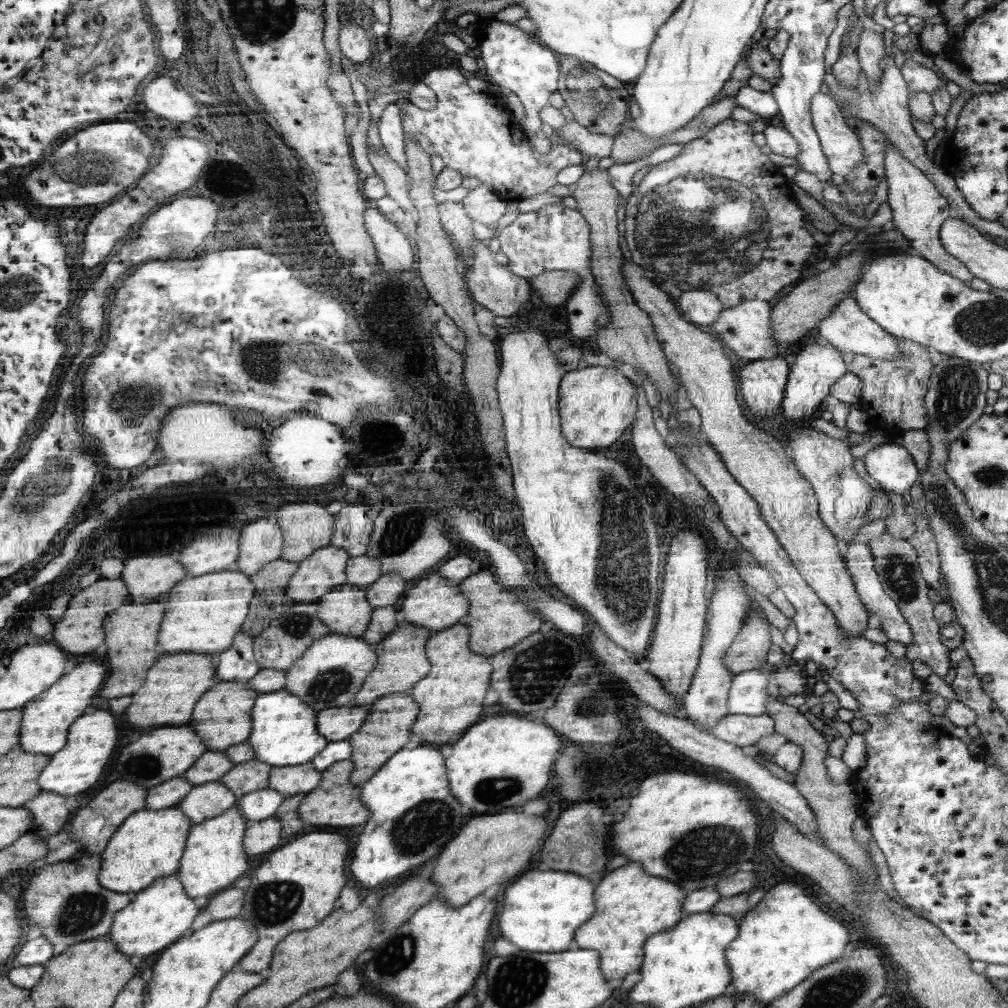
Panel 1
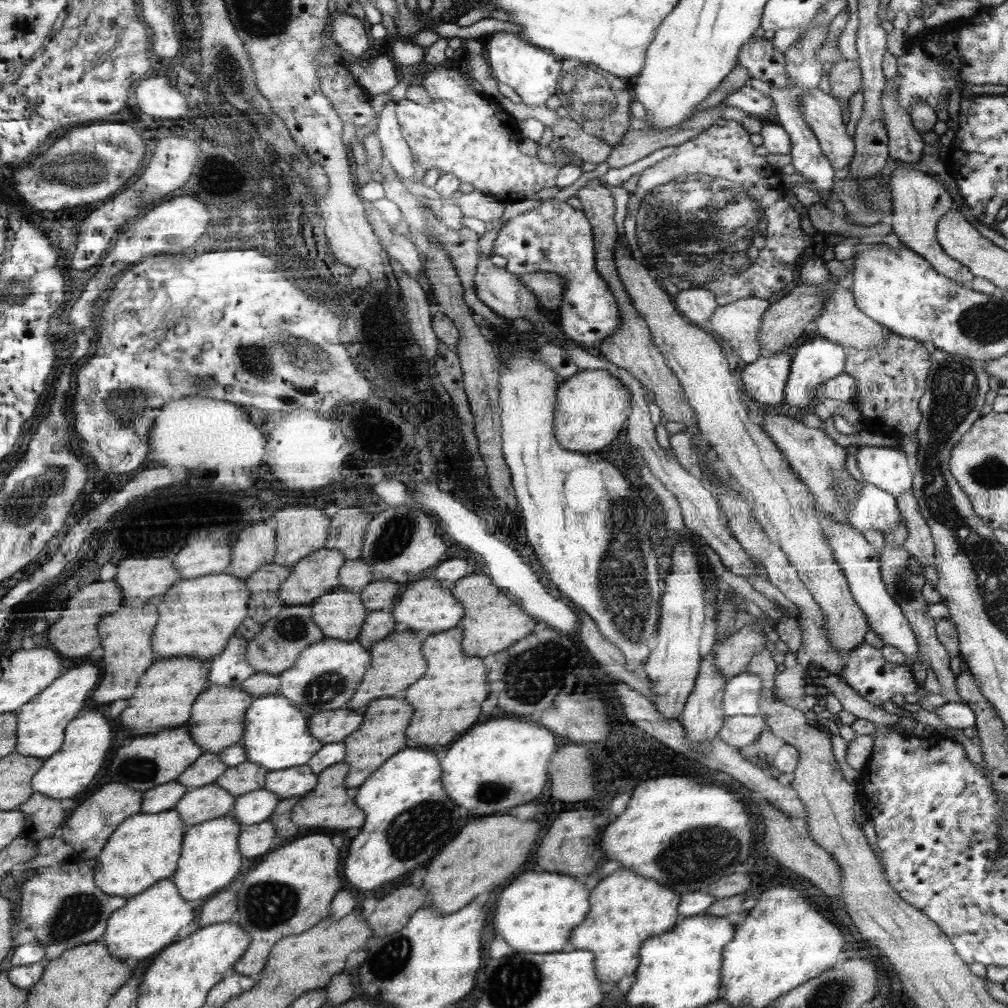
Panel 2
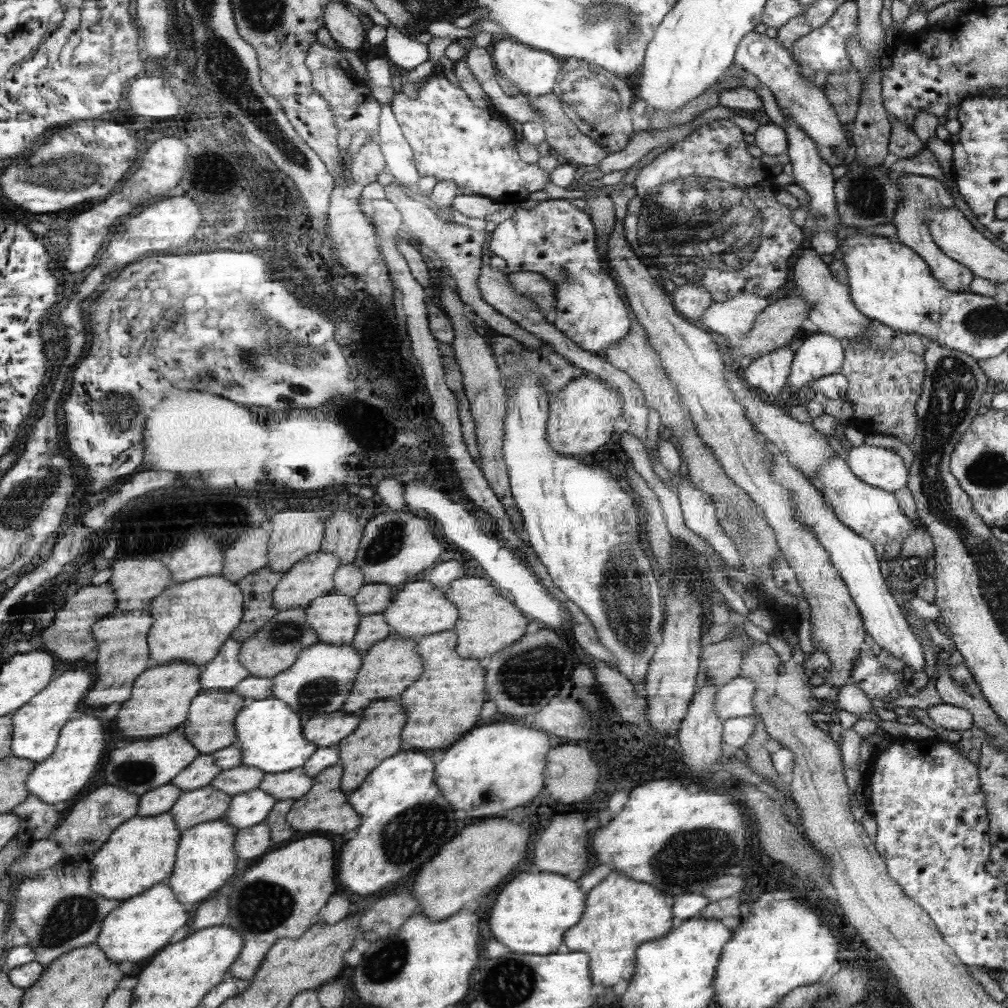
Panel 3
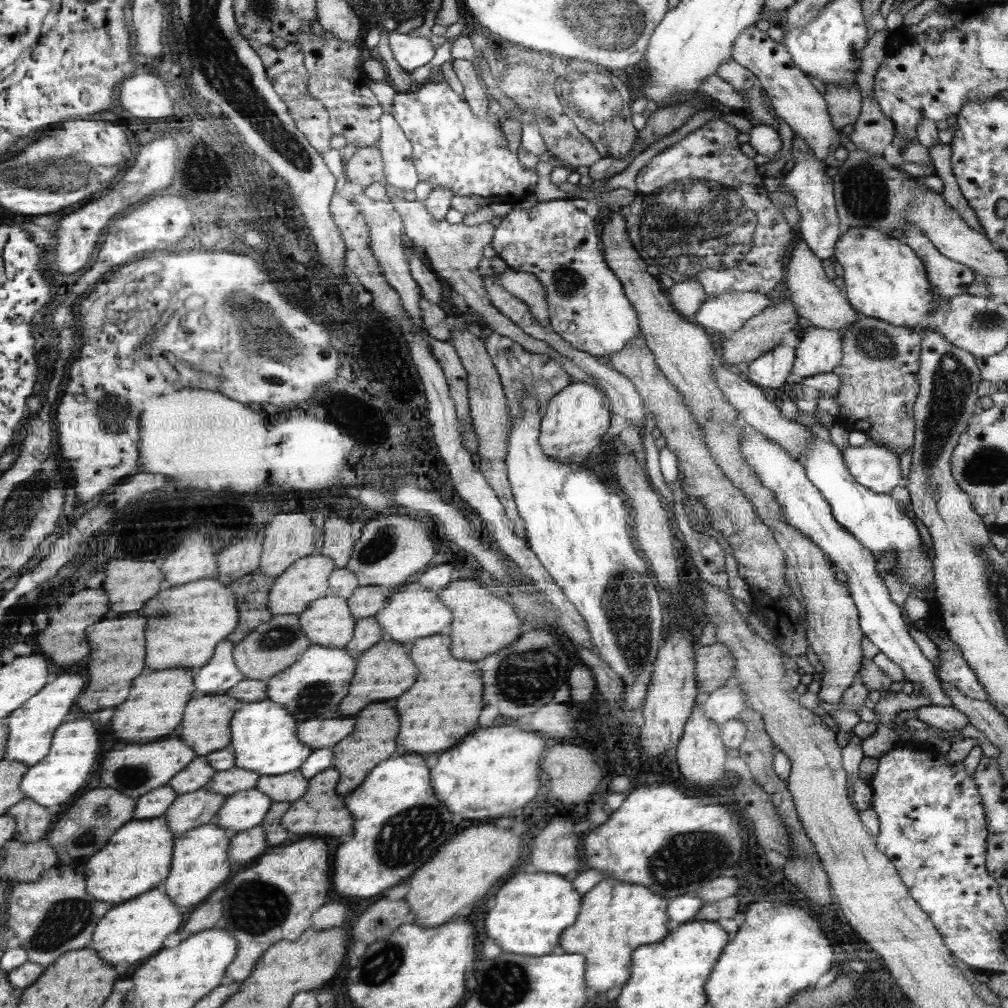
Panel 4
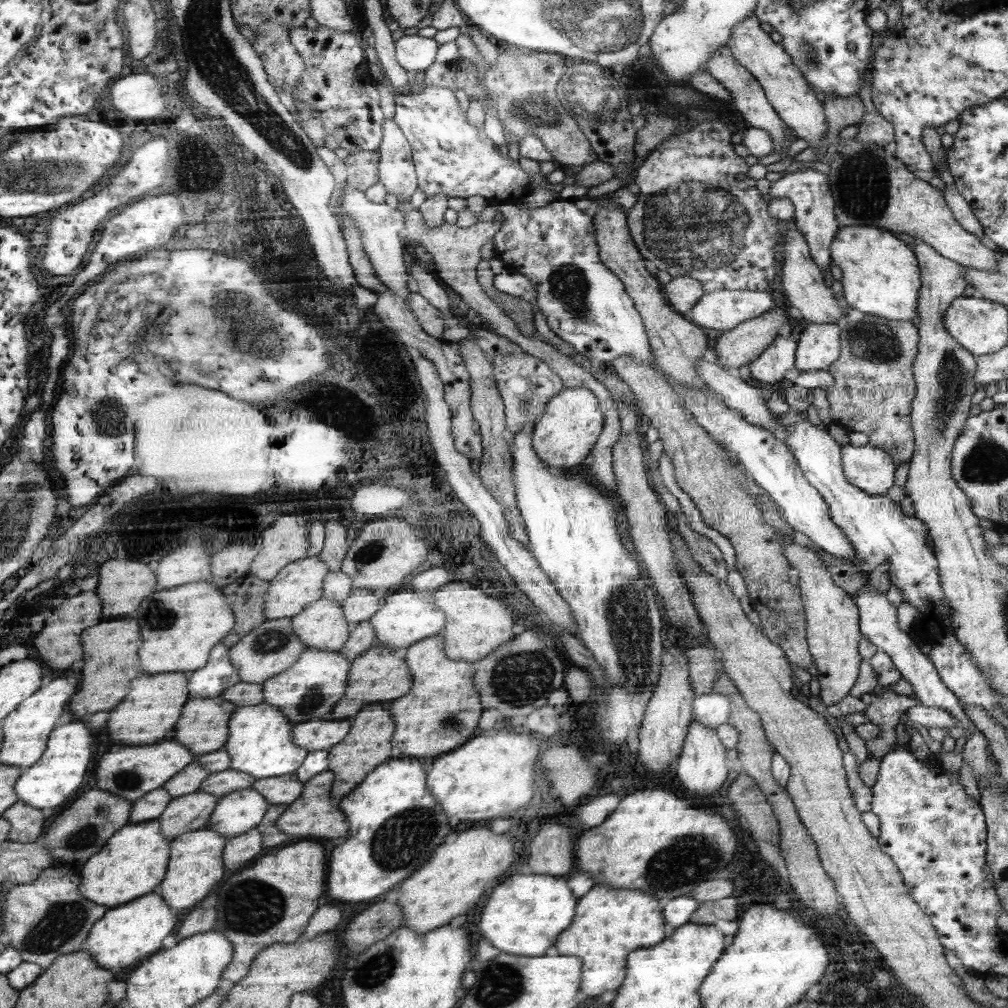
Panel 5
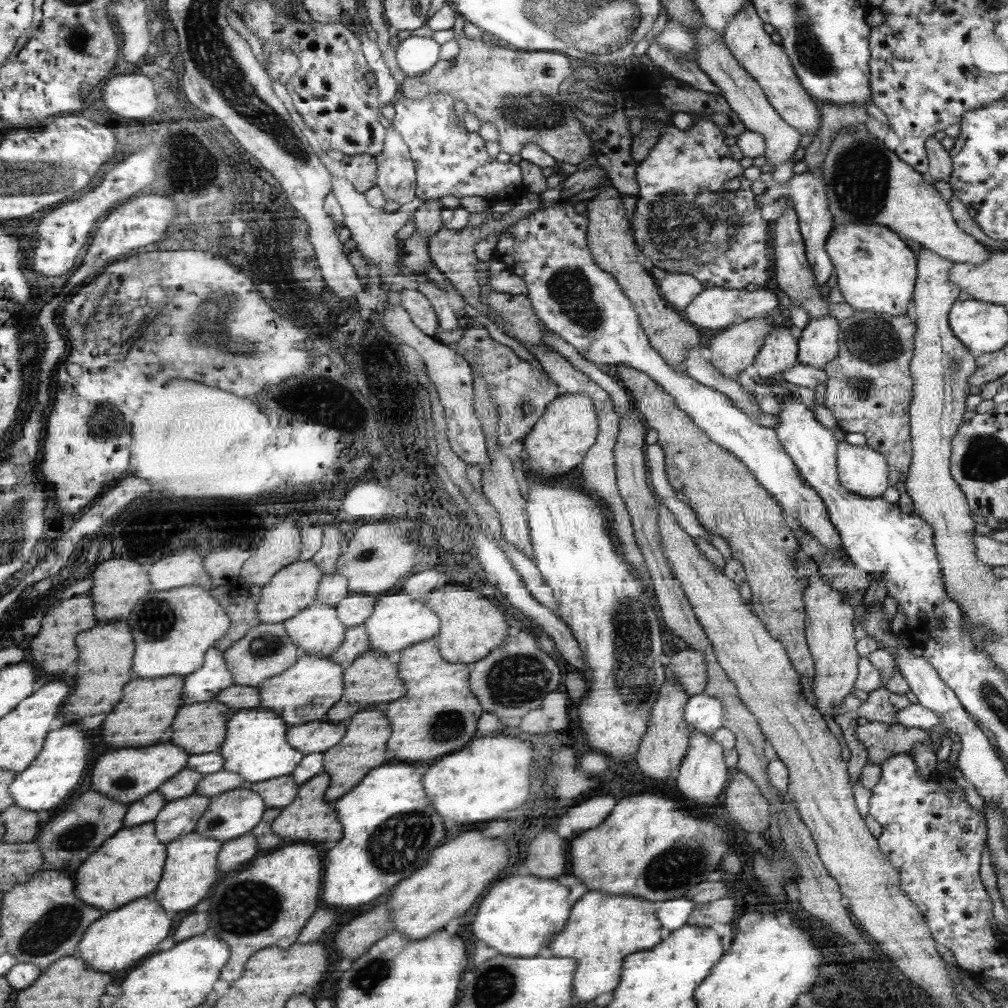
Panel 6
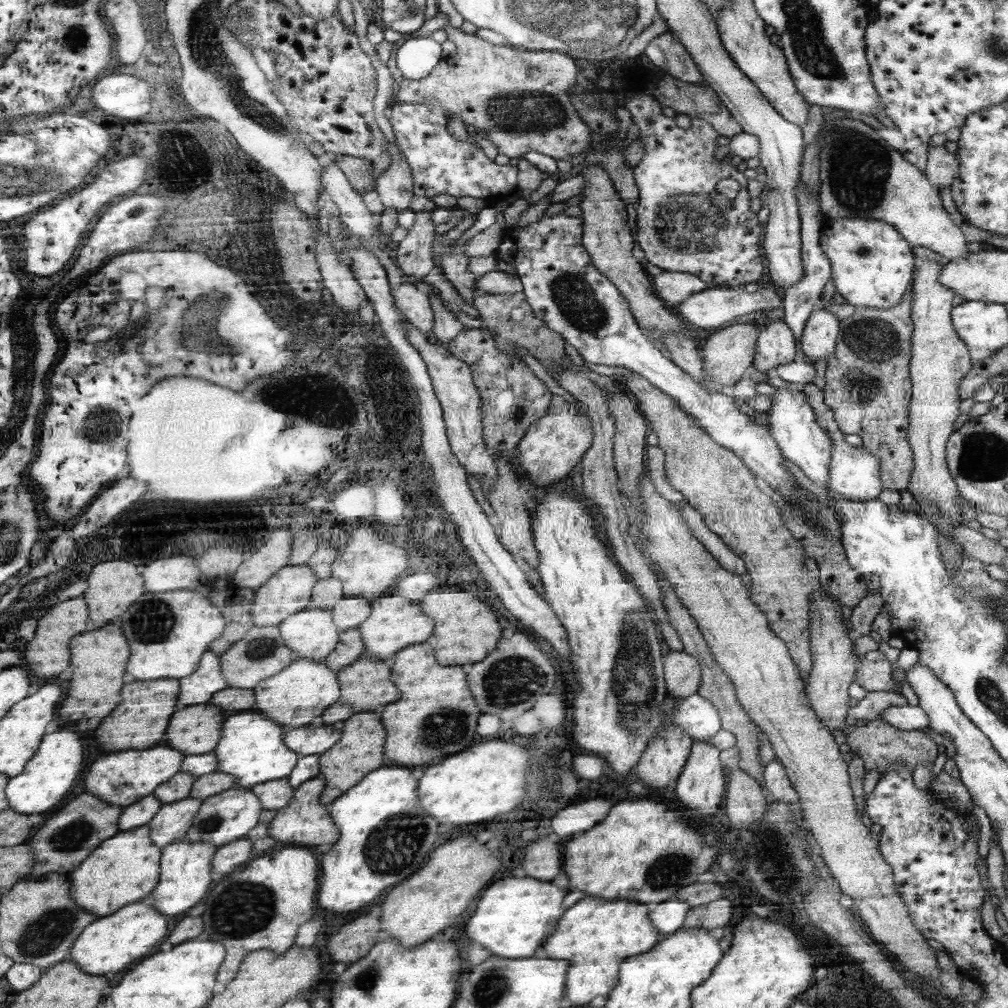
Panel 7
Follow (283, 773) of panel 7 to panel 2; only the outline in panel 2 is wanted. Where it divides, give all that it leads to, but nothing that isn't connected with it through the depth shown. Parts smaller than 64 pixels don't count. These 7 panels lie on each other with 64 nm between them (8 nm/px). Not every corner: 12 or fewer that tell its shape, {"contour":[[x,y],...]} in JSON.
{"contour":[[282,694],[253,698],[242,746],[266,770],[304,766],[323,743]]}

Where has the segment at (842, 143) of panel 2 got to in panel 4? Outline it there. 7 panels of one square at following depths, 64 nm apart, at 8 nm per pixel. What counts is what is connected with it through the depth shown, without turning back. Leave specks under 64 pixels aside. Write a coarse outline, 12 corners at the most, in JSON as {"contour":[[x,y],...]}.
{"contour":[[755,24],[733,59],[816,158],[842,146],[824,95]]}

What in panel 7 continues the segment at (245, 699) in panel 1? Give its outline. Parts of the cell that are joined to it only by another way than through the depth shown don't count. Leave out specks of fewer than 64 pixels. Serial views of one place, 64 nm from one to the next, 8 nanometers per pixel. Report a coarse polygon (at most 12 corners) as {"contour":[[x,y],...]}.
{"contour":[[208,702],[174,714],[168,746],[208,754],[227,714]]}

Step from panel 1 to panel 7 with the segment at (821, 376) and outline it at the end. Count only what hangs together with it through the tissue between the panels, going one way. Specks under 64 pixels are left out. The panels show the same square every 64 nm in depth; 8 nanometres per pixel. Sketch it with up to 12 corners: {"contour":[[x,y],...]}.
{"contour":[[824,307],[810,313],[799,343],[813,361],[837,350],[840,320]]}

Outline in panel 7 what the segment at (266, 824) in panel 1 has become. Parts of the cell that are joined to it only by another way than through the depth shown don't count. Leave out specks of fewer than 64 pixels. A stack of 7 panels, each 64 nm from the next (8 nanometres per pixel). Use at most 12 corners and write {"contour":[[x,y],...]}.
{"contour":[[248,837],[218,847],[212,870],[223,877],[252,858]]}

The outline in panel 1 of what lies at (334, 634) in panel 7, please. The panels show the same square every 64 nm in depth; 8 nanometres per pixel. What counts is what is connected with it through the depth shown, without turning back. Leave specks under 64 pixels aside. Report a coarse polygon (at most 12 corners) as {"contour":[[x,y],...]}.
{"contour":[[344,584],[317,602],[331,634],[362,638],[373,618],[365,588]]}

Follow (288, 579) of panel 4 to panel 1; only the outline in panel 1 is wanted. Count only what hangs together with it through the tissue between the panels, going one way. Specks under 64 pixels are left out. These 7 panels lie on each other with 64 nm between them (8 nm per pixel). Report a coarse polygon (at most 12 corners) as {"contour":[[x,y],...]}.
{"contour":[[318,549],[292,577],[286,594],[317,603],[346,584],[349,555]]}

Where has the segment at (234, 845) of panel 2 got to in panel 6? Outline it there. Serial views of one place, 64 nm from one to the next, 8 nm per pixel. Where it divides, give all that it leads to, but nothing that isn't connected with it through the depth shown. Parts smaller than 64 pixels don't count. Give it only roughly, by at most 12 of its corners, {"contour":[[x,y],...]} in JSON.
{"contour":[[196,832],[169,842],[152,897],[194,908],[216,882],[222,842]]}

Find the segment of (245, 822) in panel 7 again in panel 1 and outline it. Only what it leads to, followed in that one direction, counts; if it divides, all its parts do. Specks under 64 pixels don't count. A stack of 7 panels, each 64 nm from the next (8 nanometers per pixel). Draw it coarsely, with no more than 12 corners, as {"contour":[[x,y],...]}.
{"contour":[[268,788],[237,802],[246,819],[274,817],[284,804],[281,791]]}

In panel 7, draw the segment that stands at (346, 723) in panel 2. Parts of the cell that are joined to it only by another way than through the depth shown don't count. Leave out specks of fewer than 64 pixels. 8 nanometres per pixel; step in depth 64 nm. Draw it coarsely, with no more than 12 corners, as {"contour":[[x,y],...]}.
{"contour":[[324,724],[287,728],[285,742],[301,756],[322,755],[342,736]]}

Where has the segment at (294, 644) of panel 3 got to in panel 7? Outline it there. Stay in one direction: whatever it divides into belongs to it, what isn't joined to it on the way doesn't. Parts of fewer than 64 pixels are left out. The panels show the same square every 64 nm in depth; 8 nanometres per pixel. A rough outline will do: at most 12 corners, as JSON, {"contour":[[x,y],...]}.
{"contour":[[254,626],[220,655],[228,687],[253,689],[298,654]]}

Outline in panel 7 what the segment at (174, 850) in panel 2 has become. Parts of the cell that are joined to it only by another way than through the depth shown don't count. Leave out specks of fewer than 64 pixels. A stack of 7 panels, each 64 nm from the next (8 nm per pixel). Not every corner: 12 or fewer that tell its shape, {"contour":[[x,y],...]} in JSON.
{"contour":[[125,807],[121,831],[68,874],[71,895],[100,918],[147,900],[163,851],[155,814]]}

